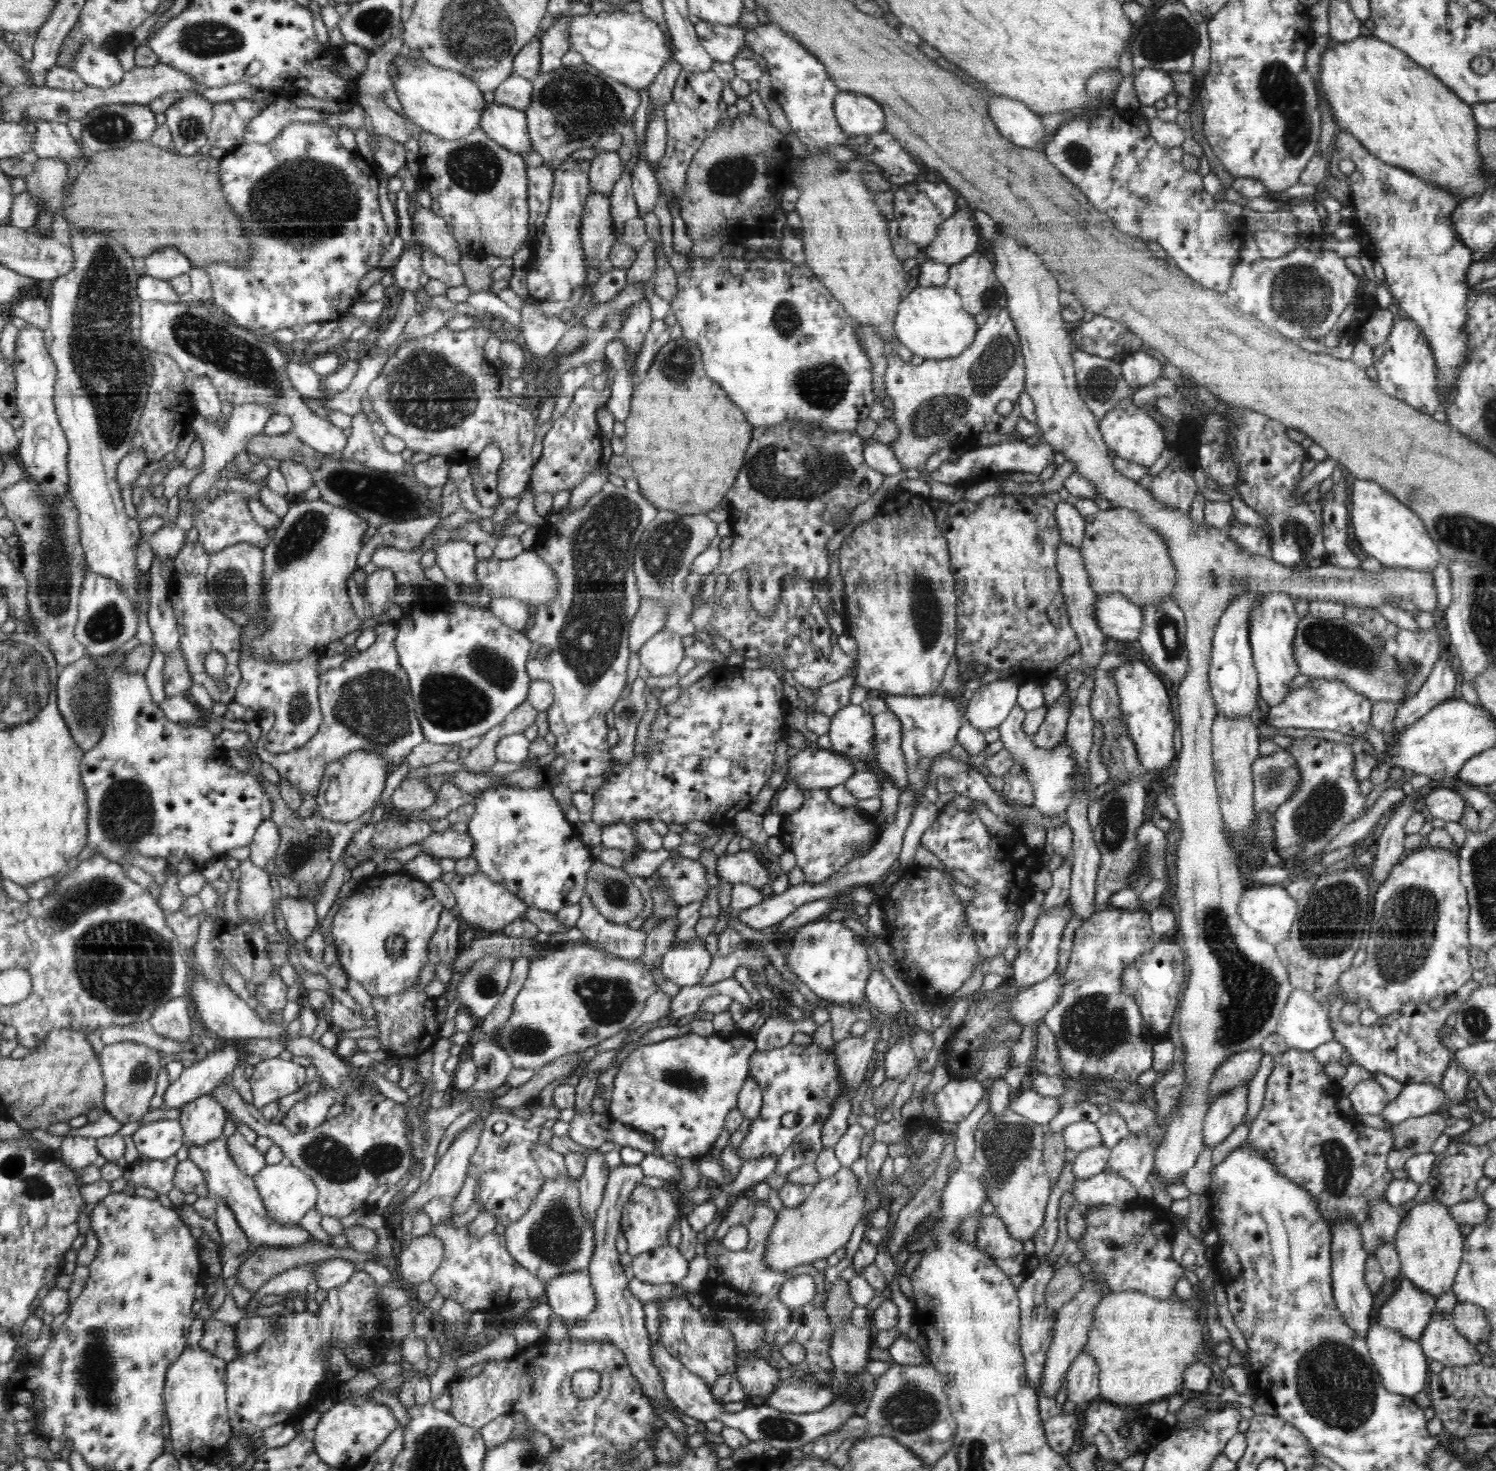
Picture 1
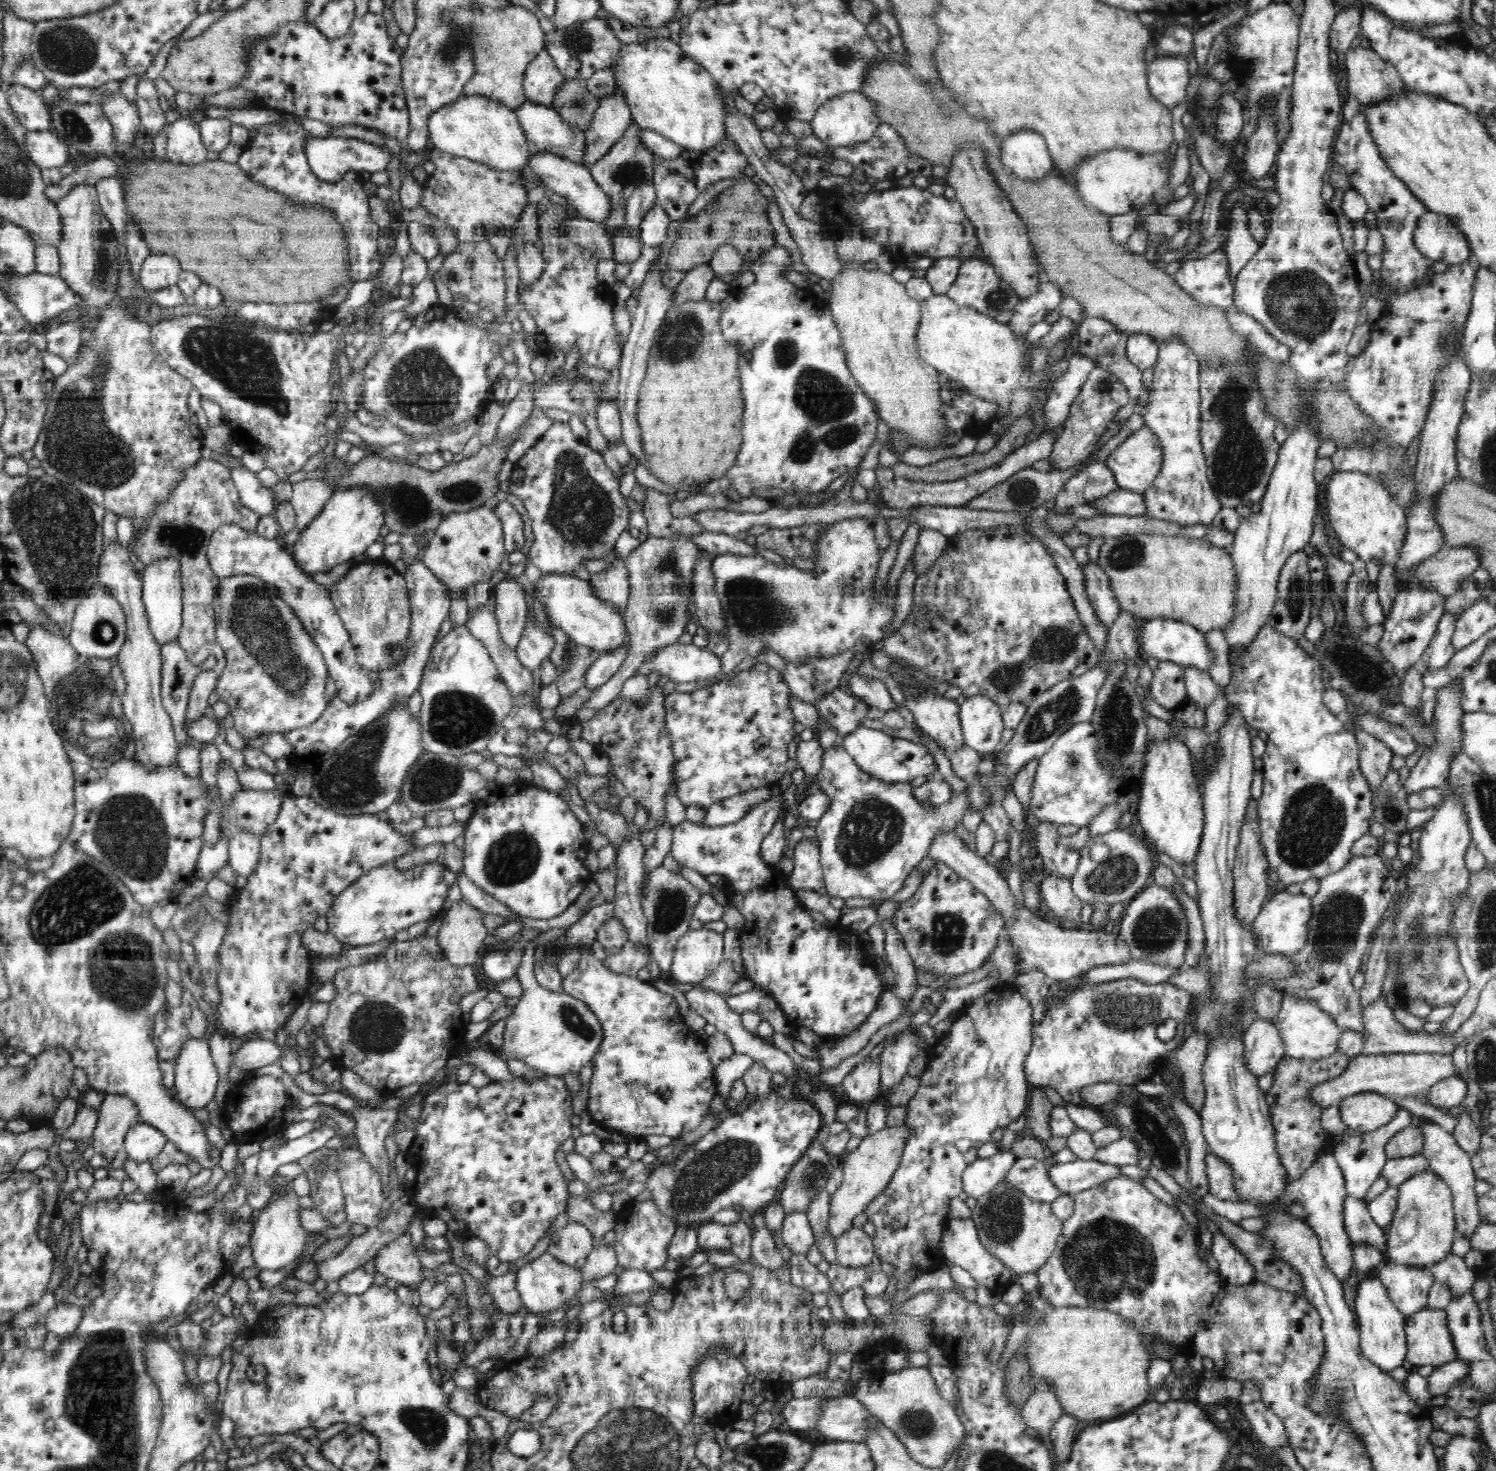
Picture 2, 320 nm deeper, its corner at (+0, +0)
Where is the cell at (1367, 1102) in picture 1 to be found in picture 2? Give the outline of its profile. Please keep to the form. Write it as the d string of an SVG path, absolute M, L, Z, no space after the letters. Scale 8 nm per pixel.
M1360 1092L1341 1100L1339 1110L1344 1124L1366 1133L1386 1126L1394 1118L1398 1105L1383 1094Z

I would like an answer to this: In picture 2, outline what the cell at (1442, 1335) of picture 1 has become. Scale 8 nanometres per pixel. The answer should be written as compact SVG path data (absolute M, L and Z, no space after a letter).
M1424 1307L1406 1316L1405 1337L1405 1360L1409 1367L1436 1367L1456 1358L1444 1309Z

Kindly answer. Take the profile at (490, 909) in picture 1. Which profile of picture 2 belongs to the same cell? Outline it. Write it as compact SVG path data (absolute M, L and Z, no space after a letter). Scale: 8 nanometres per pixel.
M465 900L450 906L437 934L437 943L446 961L458 967L478 966L484 940L490 933L484 927L483 917L484 912Z

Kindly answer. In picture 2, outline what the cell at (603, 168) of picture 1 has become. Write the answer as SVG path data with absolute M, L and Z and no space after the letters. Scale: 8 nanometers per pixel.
M616 84L615 93L600 100L590 126L585 130L584 166L590 168L606 155L627 131L632 120L630 105Z

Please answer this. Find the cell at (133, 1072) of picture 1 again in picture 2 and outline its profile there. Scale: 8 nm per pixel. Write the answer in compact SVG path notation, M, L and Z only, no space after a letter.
M107 1094L100 1106L99 1119L93 1130L90 1153L114 1159L123 1145L123 1140L140 1120L139 1108L124 1094Z

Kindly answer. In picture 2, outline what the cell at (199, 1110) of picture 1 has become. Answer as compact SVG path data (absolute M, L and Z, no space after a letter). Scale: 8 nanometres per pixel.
M207 1039L186 1040L175 1060L175 1081L173 1085L177 1090L176 1098L186 1107L205 1108L214 1098L216 1084L218 1084L220 1078Z

